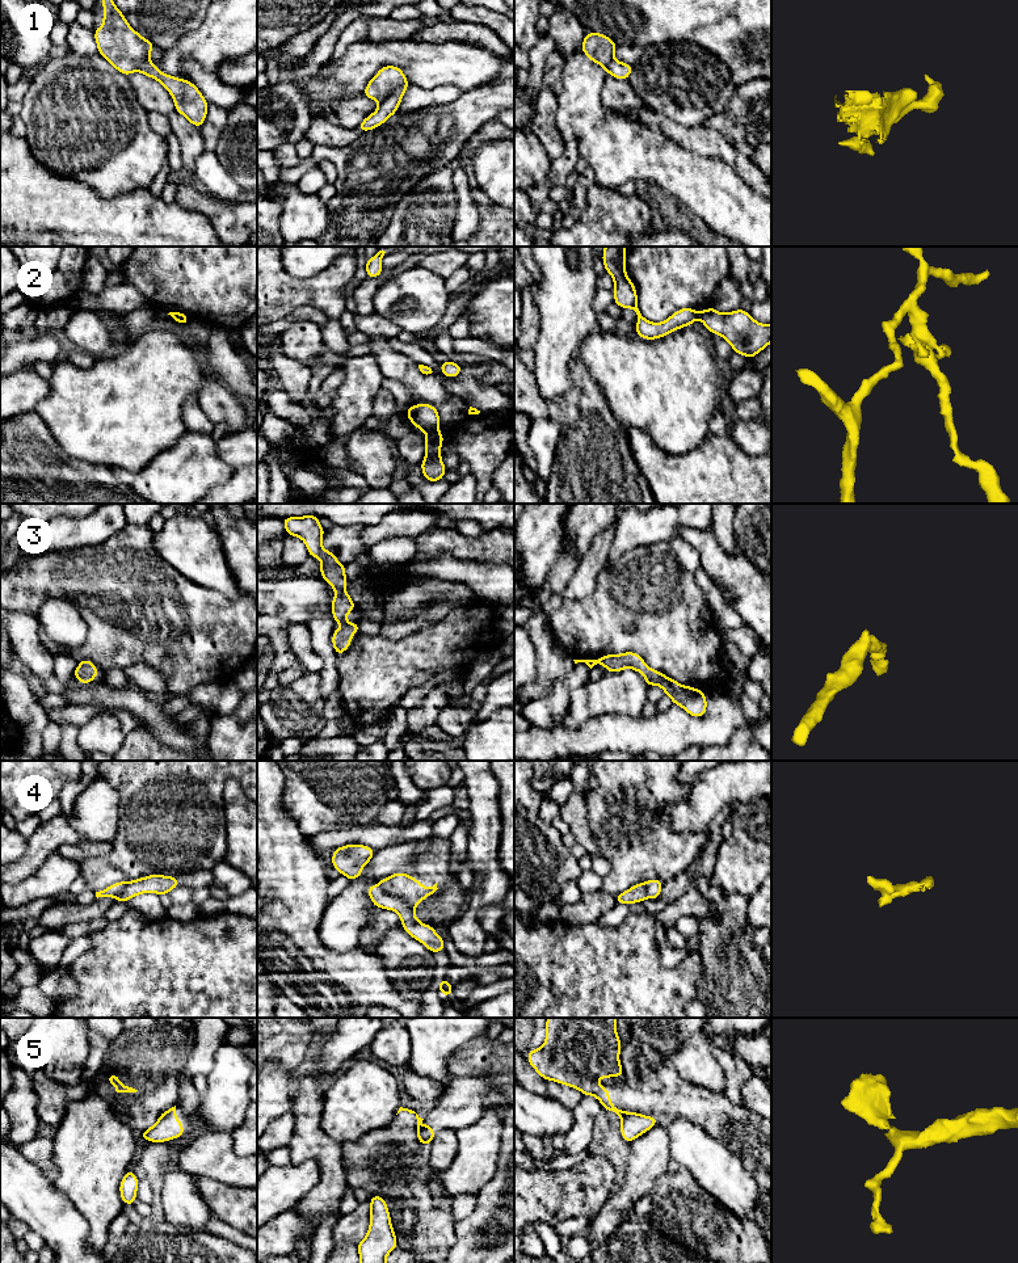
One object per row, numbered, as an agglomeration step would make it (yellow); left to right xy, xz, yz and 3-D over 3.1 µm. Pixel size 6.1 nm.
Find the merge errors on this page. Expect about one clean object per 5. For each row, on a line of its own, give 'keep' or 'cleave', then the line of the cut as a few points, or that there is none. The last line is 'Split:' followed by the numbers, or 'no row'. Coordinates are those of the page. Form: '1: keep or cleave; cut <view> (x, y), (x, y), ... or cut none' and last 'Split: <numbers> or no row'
1: cleave; cut xz (407, 81), (400, 84), (379, 104)
2: cleave; cut xz (436, 429), (425, 432)
3: keep; cut none
4: cleave; cut xz (378, 884), (386, 892), (402, 897), (412, 908)
5: cleave; cut xz (421, 1124), (419, 1129)
Split: 1, 2, 4, 5

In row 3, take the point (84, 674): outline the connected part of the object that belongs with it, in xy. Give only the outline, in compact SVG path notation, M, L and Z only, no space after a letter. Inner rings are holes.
M91 660L79 661L72 678L77 678L83 685L91 683L98 675L98 670Z

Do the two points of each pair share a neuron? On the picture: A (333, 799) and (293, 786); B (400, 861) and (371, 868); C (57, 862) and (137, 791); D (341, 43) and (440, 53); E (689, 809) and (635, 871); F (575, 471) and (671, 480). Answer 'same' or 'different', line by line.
A: same
B: same
C: different
D: different
E: different
F: different

